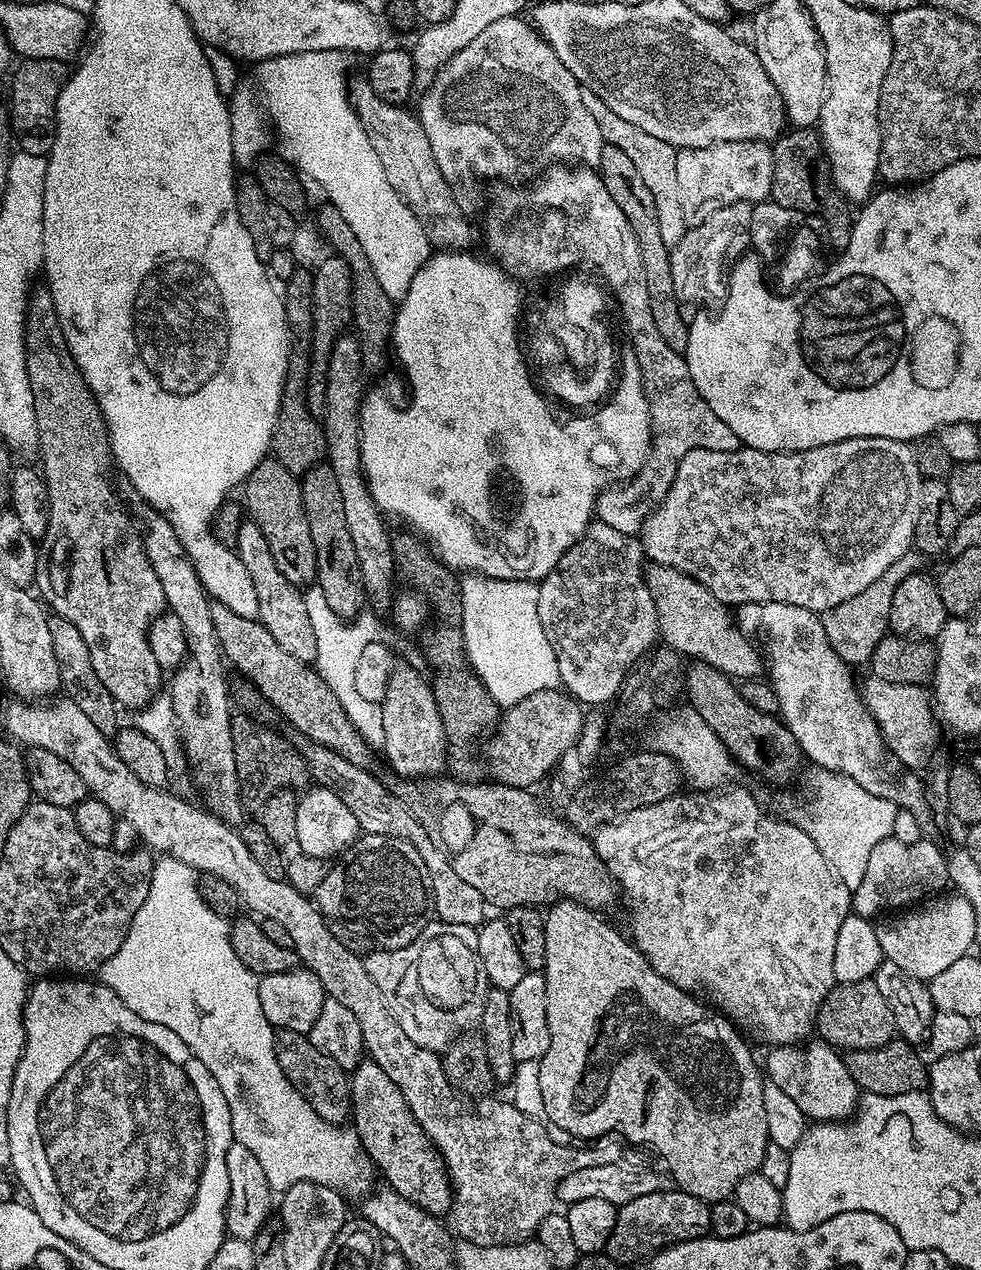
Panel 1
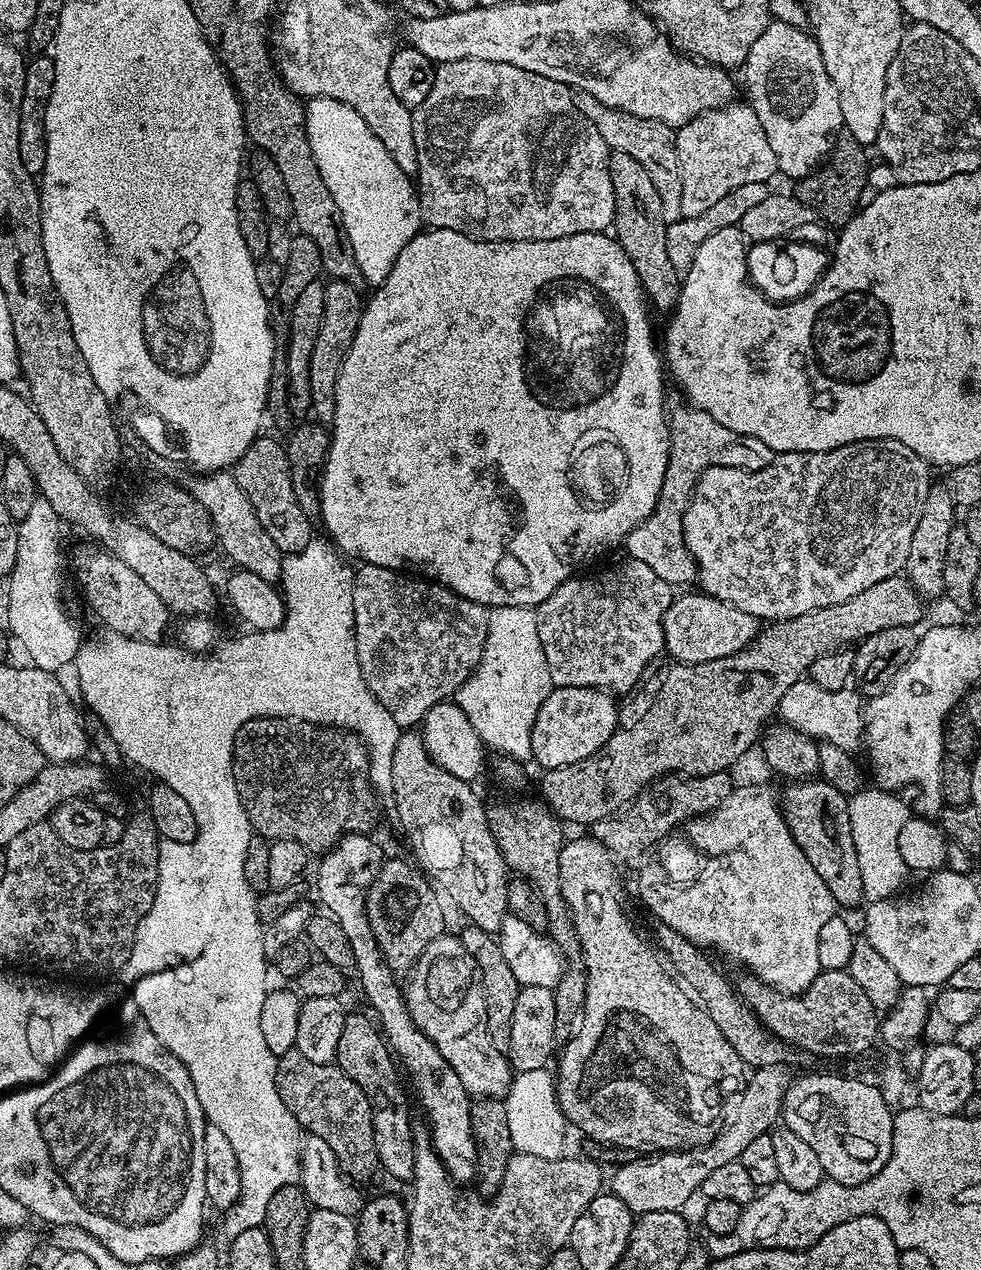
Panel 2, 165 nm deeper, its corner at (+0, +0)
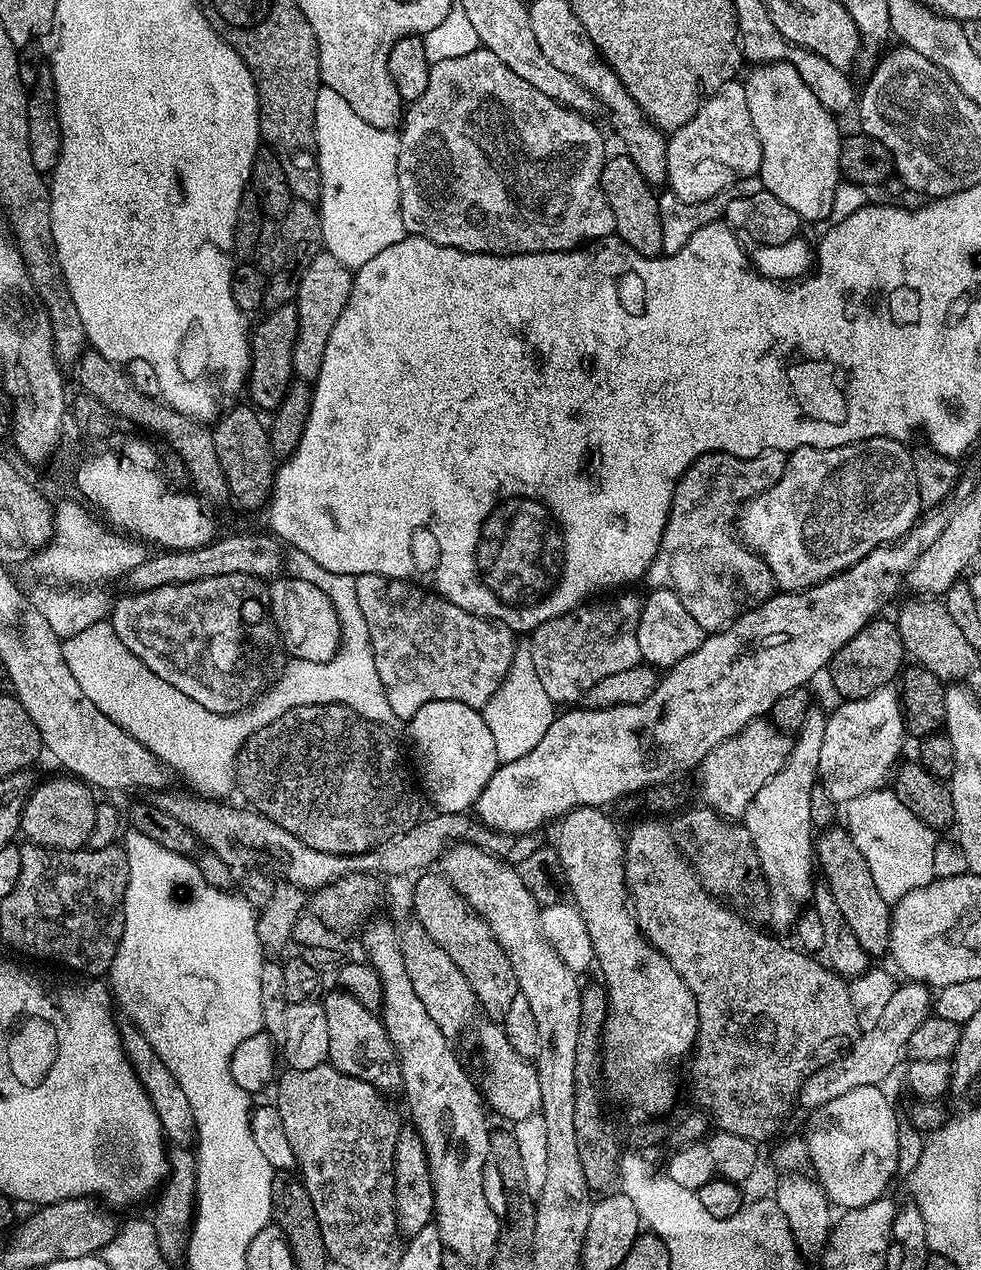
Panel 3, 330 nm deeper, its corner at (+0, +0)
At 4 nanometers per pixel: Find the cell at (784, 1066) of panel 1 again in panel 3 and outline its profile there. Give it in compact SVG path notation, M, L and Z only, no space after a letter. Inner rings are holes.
M858 1086L858 1090L841 1094L809 1115L812 1117L808 1120L806 1143L810 1168L813 1168L811 1171L815 1179L837 1209L870 1206L887 1193L884 1191L891 1186L896 1176L896 1167L900 1164L900 1124L896 1121L896 1112L884 1090L880 1086Z

